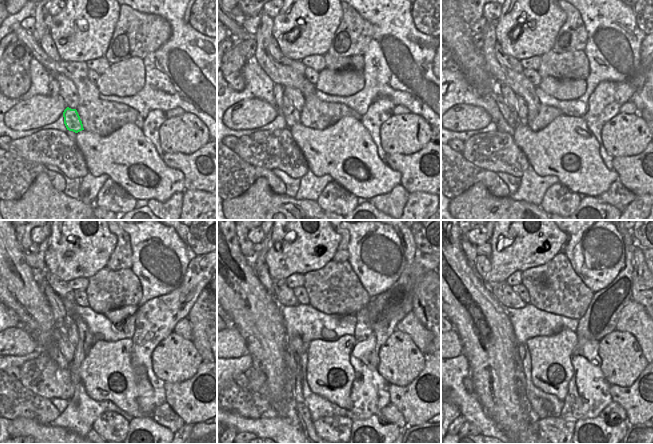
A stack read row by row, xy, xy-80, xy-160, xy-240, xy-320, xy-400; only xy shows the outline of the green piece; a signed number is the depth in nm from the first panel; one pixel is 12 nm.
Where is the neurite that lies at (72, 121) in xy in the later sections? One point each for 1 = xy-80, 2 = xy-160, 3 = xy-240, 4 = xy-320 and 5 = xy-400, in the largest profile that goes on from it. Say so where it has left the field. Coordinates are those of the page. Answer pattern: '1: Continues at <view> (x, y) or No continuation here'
1: Continues at xy-80 (291, 115)
2: Continues at xy-160 (510, 98)
3: Continues at xy-240 (58, 311)
4: Continues at xy-320 (261, 270)
5: Continues at xy-400 (483, 265).

